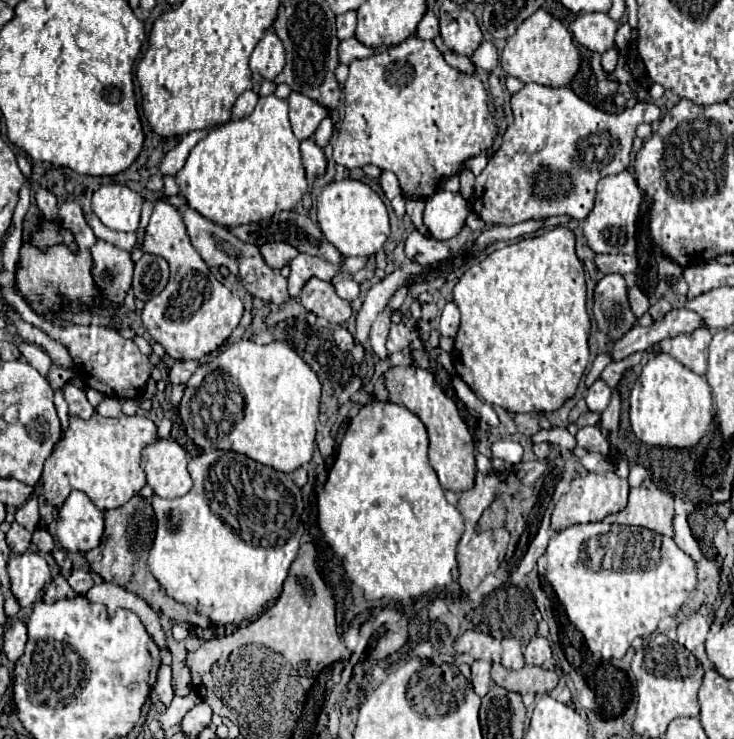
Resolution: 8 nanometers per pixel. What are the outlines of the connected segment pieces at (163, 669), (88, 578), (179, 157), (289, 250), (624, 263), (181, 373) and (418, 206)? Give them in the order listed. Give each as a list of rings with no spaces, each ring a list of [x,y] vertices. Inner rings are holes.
[[[161,665],[156,685],[153,690],[156,691],[160,701],[167,707],[167,698],[169,698],[169,690],[174,690],[172,687],[172,670],[168,665]],[[162,688],[162,691],[160,690]]]
[[[74,571],[70,577],[68,577],[68,583],[72,585],[72,589],[78,593],[78,595],[84,595],[90,587],[92,587],[92,575],[88,571]]]
[[[204,129],[204,131],[192,131],[192,133],[188,133],[186,137],[182,137],[180,143],[178,143],[172,151],[168,151],[166,157],[162,159],[162,167],[160,167],[162,175],[176,177],[176,173],[184,167],[184,163],[186,163],[186,159],[188,159],[188,153],[192,151],[192,147],[194,147],[202,137],[206,137],[206,133],[208,133],[208,129]]]
[[[266,243],[260,247],[260,253],[272,269],[282,269],[298,255],[298,249],[288,243]]]
[[[596,255],[594,263],[602,275],[608,275],[608,273],[628,275],[636,271],[636,257],[632,255]]]
[[[178,361],[172,369],[170,369],[170,383],[176,385],[176,383],[186,383],[192,373],[196,371],[196,363],[194,361]]]
[[[406,195],[406,215],[412,219],[416,231],[420,231],[420,233],[424,233],[424,237],[428,237],[428,231],[422,223],[422,211],[424,211],[424,201]]]

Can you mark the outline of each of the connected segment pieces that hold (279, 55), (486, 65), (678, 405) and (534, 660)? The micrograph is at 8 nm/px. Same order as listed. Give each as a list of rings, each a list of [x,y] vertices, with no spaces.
[[[268,29],[262,37],[262,41],[254,47],[254,53],[250,55],[250,69],[254,73],[260,73],[264,79],[274,79],[284,67],[284,45],[276,37],[272,29]]]
[[[482,41],[482,45],[472,53],[470,61],[476,67],[480,67],[480,69],[490,73],[498,65],[498,49],[496,49],[496,45],[490,43],[490,41]]]
[[[656,353],[636,379],[630,395],[630,425],[634,435],[656,447],[694,447],[714,419],[712,391],[706,377],[692,373],[672,355]]]
[[[534,637],[534,639],[526,645],[524,659],[526,659],[526,665],[538,665],[538,667],[550,663],[550,661],[552,661],[552,651],[550,651],[548,639],[544,639],[544,637]]]

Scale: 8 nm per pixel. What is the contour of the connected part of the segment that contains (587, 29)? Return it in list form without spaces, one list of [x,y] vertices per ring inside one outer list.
[[[586,13],[576,17],[570,25],[574,39],[596,53],[604,53],[614,47],[616,29],[618,23],[612,21],[606,13]]]

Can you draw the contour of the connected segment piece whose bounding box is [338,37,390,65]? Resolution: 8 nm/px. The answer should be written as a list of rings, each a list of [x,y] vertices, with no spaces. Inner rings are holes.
[[[352,37],[352,39],[340,43],[340,47],[338,47],[338,59],[340,59],[340,63],[350,65],[354,59],[366,59],[366,57],[384,53],[384,51],[388,51],[388,49],[390,49],[390,47],[366,47],[366,45],[362,45],[358,39]]]

